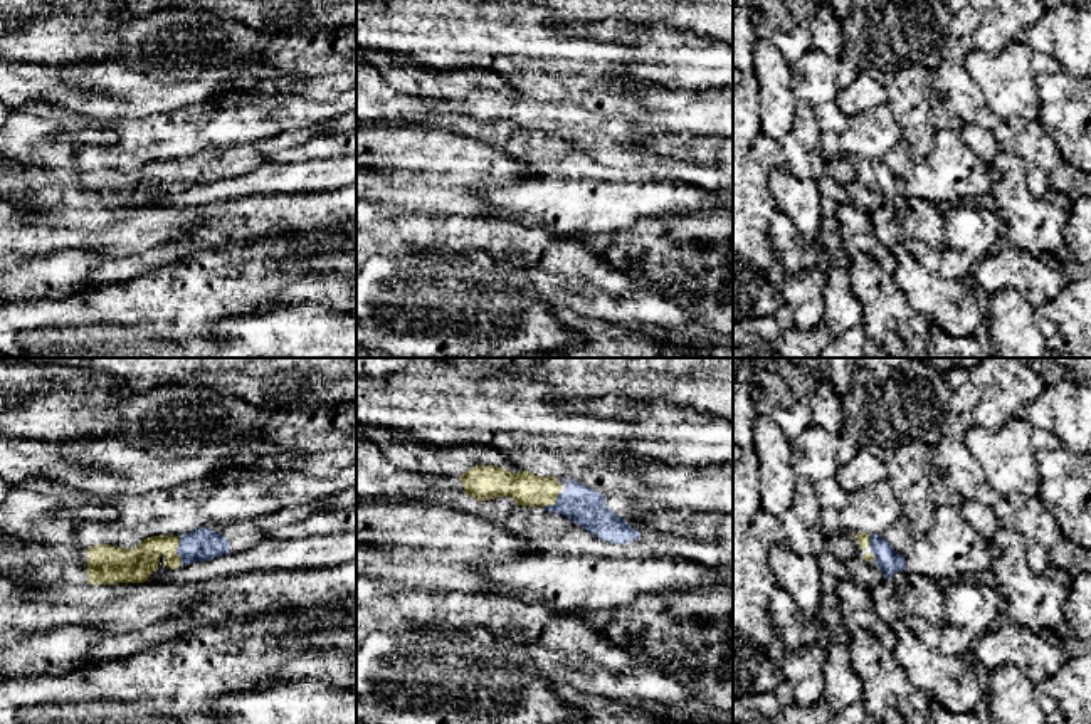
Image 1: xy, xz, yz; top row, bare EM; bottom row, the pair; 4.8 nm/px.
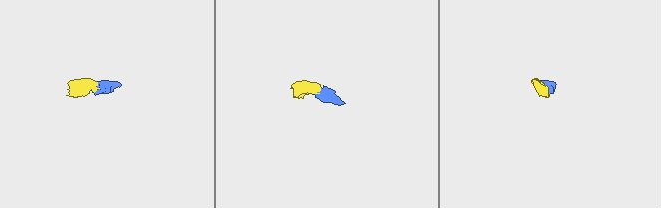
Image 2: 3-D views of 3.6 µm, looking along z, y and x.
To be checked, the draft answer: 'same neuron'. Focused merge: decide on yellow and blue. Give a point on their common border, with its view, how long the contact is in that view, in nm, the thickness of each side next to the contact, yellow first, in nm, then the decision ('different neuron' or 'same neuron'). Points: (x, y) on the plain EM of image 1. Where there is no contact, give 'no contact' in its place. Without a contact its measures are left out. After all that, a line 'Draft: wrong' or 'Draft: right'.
contact xy (175, 173); length 140 nm; calibres 170 and 160 nm; same neuron
Draft: right

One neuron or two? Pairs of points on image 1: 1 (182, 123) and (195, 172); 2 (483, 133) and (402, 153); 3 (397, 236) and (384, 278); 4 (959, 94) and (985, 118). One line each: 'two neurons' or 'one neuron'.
1: two neurons
2: two neurons
3: two neurons
4: one neuron

